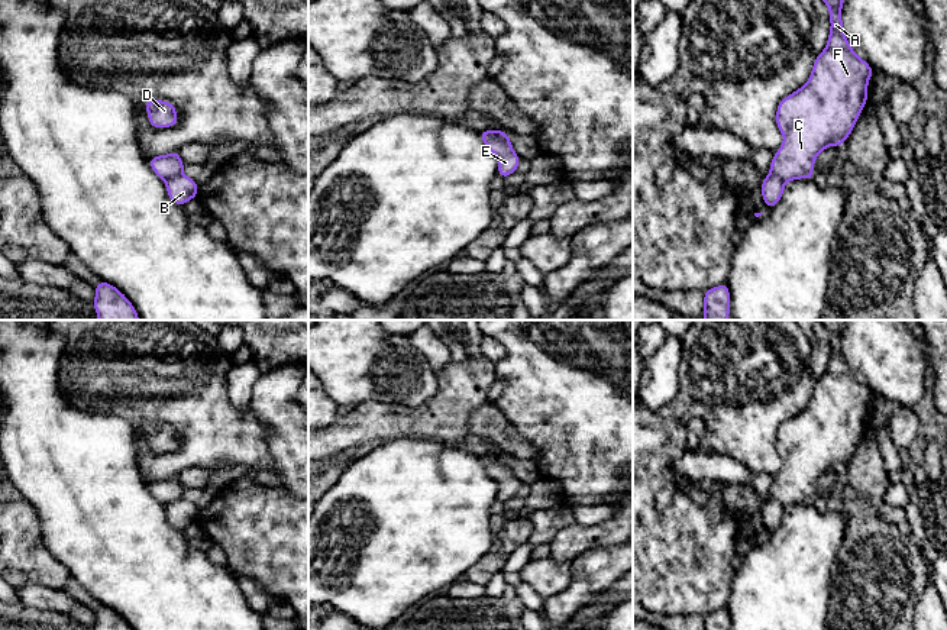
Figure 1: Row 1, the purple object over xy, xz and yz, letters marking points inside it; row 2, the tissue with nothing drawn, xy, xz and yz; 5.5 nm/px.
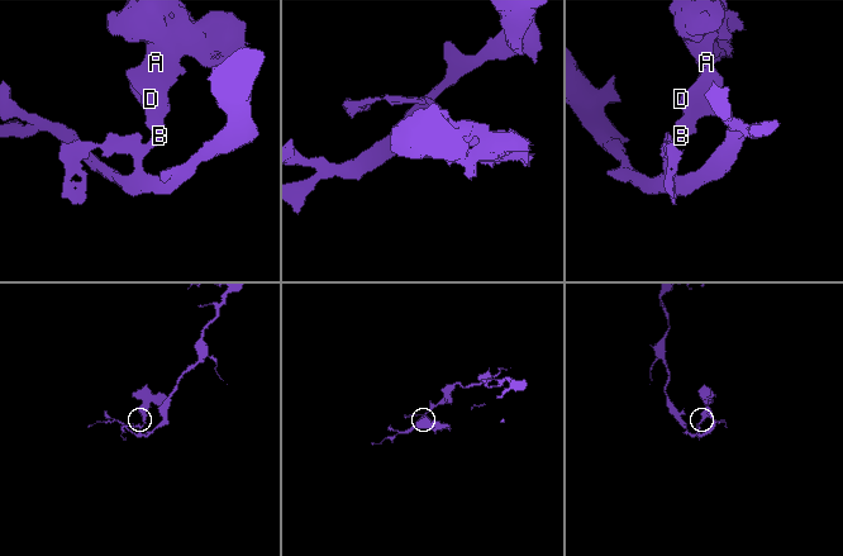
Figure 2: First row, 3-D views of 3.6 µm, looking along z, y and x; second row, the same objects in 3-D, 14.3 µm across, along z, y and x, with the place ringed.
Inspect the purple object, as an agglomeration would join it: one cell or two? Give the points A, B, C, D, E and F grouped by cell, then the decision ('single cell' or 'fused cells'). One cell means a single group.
A C D E F / B | fused cells

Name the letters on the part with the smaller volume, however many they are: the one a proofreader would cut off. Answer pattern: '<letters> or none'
A, C, D, E, F

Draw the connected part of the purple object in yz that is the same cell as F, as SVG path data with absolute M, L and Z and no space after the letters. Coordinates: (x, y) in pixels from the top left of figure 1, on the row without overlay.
M820 320L830 336L831 352L827 369L817 379L808 406L782 423L776 433L775 446L783 461L783 468L775 476L769 495L785 507L799 503L814 504L817 481L833 469L841 472L867 427L869 404L875 395L853 375L846 362L841 343L844 322Z

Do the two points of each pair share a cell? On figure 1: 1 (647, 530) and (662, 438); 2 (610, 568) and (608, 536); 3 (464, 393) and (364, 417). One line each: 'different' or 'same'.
1: same
2: different
3: same

